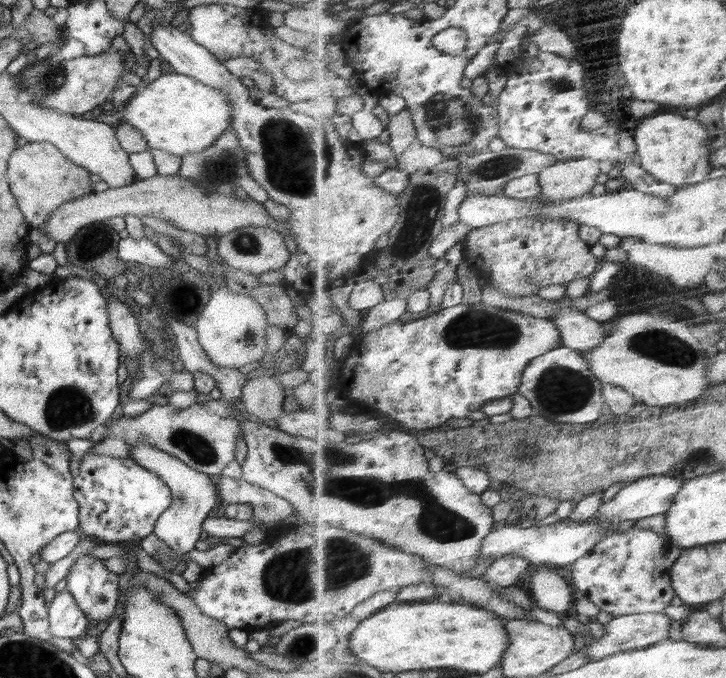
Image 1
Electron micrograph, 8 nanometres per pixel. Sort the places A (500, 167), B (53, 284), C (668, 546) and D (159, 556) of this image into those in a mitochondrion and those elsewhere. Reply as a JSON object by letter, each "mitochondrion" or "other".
{"A":"mitochondrion","B":"other","C":"other","D":"other"}

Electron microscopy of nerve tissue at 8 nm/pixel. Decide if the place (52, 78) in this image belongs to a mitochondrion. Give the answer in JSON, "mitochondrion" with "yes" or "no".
{"mitochondrion":"yes"}

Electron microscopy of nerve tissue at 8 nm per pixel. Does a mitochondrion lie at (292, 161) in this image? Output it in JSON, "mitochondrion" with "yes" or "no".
{"mitochondrion":"yes"}

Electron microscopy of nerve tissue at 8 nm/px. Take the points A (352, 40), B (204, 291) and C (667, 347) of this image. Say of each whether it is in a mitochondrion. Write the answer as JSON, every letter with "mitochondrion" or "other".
{"A":"other","B":"other","C":"mitochondrion"}

